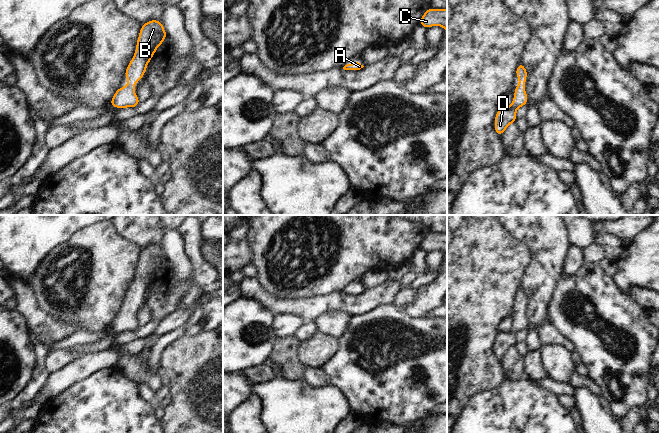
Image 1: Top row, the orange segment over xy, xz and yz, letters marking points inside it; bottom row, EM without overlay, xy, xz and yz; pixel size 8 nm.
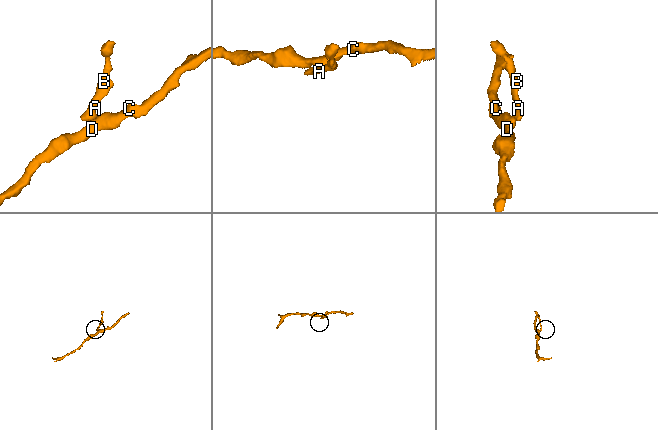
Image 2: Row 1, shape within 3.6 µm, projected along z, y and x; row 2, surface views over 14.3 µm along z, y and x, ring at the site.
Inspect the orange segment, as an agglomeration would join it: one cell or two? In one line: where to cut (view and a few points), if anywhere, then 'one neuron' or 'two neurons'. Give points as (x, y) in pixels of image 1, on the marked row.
cut none; one neuron

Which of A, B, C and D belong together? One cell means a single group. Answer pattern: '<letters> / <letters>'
A B C D

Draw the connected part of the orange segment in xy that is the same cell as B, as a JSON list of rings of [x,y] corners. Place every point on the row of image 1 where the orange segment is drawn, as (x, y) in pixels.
[[[152,19],[141,25],[134,56],[124,71],[128,84],[117,89],[109,106],[118,109],[135,108],[141,103],[135,93],[134,85],[144,77],[150,60],[167,37],[168,35],[161,20]]]

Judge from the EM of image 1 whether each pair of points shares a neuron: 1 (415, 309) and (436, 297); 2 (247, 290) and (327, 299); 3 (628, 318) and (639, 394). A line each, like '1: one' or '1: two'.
1: one
2: one
3: one

